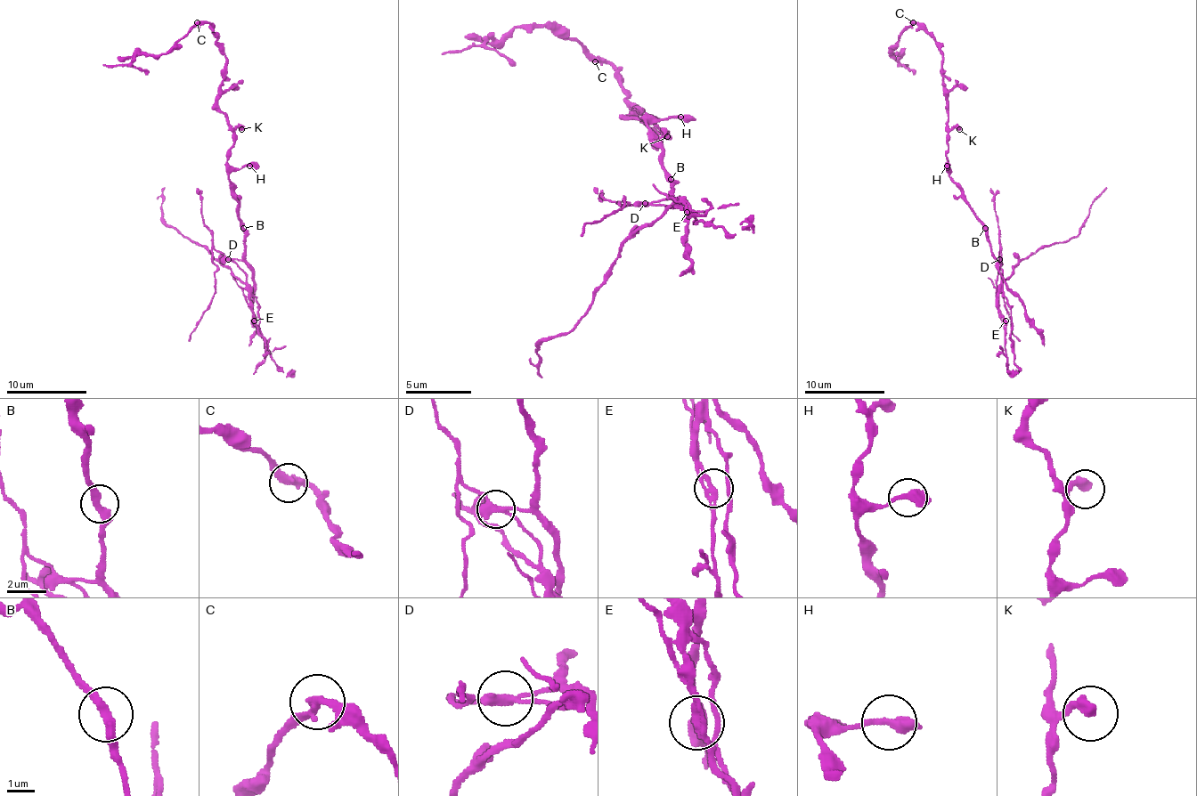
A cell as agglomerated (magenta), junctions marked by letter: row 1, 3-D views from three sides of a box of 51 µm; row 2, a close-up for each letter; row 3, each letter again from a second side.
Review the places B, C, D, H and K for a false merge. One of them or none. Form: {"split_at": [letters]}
{"split_at": ["D"]}

